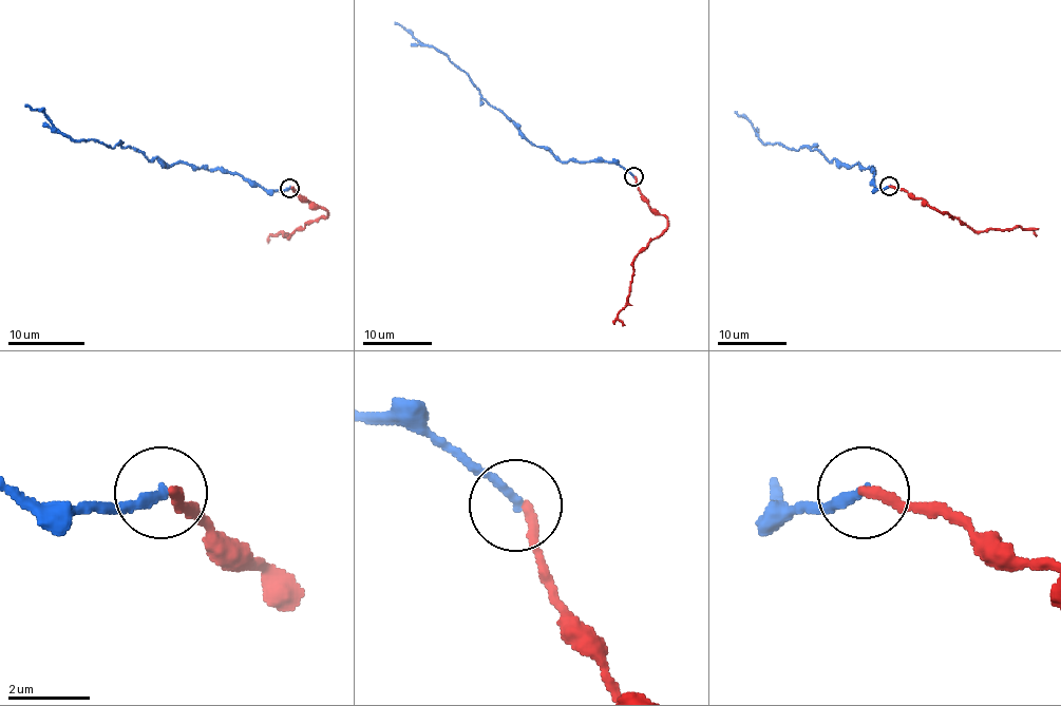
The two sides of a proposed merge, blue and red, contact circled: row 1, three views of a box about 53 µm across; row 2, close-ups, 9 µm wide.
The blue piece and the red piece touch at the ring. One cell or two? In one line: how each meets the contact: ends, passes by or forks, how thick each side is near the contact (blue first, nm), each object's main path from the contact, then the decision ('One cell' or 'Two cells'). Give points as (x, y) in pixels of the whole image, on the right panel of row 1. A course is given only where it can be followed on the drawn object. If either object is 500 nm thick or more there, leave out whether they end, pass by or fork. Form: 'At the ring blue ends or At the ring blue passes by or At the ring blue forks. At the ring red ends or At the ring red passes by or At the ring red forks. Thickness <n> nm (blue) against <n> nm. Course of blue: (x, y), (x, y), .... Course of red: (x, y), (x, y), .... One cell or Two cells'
At the ring blue ends. At the ring red ends. Thickness 240 nm (blue) against 280 nm. Course of blue: (889, 187), (875, 188), (873, 169), (859, 165), (840, 166), (818, 150), (764, 144), (734, 111). Course of red: (889, 187), (906, 190), (973, 230), (1030, 228), (1036, 236). One cell

